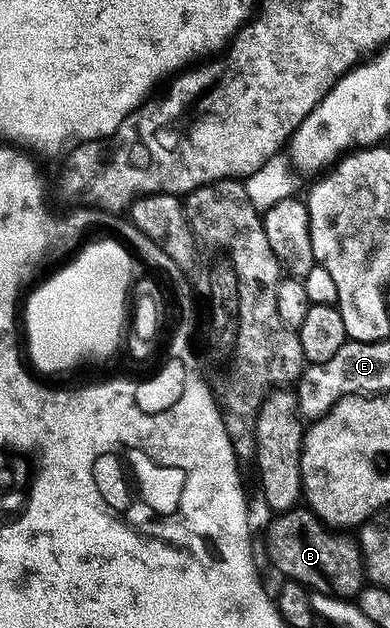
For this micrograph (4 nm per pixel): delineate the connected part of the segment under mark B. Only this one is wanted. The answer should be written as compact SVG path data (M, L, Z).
M293 508L277 513L273 518L276 519L266 529L269 556L274 570L285 574L285 579L302 584L309 591L317 590L349 600L365 589L365 562L361 549L344 535L347 533L333 532L307 508Z

